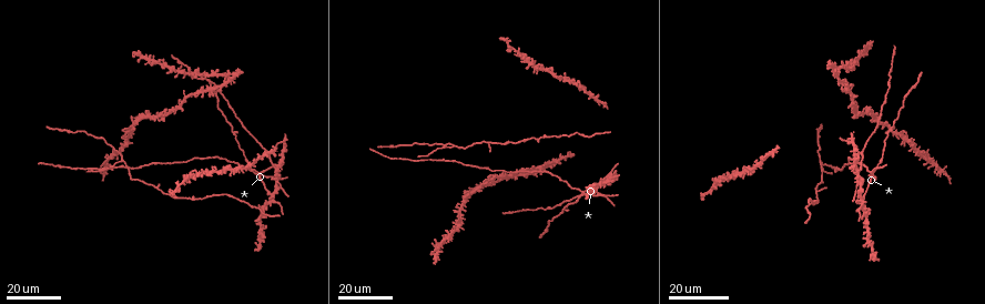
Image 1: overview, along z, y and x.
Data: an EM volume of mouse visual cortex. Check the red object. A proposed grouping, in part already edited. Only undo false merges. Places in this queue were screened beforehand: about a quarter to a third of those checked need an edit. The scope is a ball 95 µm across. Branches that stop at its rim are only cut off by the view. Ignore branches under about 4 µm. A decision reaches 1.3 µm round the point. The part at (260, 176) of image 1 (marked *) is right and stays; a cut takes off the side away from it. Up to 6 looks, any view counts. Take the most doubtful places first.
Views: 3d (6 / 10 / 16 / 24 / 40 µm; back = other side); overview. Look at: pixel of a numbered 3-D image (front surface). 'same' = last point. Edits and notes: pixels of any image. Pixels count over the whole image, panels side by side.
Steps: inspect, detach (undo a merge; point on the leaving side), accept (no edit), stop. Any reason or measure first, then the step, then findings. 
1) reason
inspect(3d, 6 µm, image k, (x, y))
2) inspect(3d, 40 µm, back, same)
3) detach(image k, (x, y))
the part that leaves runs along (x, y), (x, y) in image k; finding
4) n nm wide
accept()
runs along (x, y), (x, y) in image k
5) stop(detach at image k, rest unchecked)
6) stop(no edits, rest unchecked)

small branch off a trunk
inspect(3d, 16 µm, image 1, (256, 174))

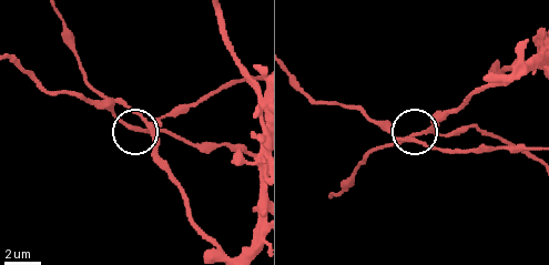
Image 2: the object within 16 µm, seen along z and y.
inspect(3d, 6 µm, image 2, (416, 141))

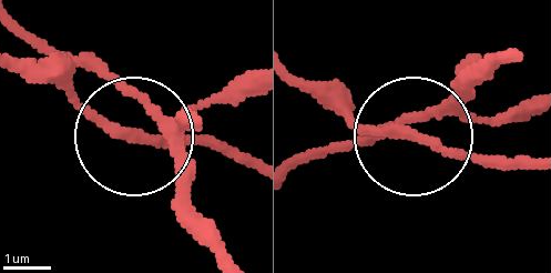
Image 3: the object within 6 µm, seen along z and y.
side arm 13 µm
accept()
runs along (471, 93), (435, 104), (415, 137), (527, 164) in image 3; all the same neuron

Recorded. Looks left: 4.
three arms meet
inspect(3d, 16 µm, image 1, (856, 182))

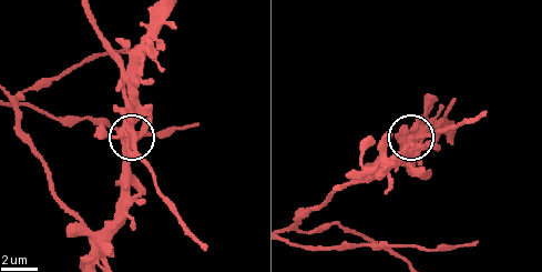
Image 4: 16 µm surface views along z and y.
inspect(3d, 10 µm, image 4, (134, 144))

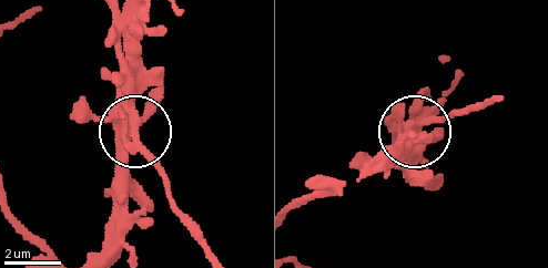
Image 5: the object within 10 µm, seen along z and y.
270 nm wide
accept()
continuous, no second neuron

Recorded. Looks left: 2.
inspect(3d, 24 µm, image 1, (422, 160))

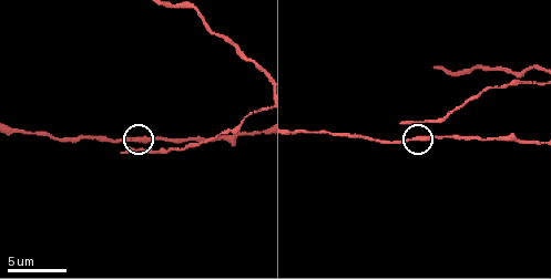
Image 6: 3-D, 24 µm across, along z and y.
zoom in
inspect(3d, 10 µm, image 6, (146, 138))

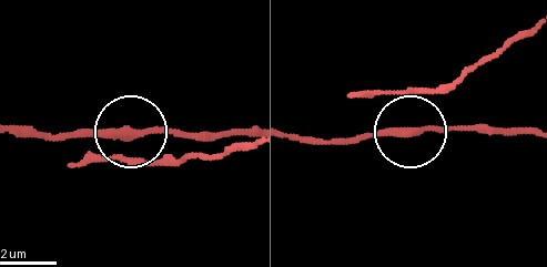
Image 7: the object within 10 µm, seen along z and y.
side arm 23 µm
accept()
runs along (247, 134), (57, 134) in image 7; one neuron here

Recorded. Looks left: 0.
stop(no edits, rest unchecked)

